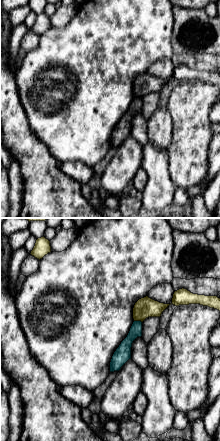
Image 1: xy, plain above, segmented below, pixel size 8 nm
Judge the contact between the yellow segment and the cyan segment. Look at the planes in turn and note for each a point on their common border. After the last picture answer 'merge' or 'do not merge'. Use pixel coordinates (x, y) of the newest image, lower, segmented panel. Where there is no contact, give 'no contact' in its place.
contact (138, 320)

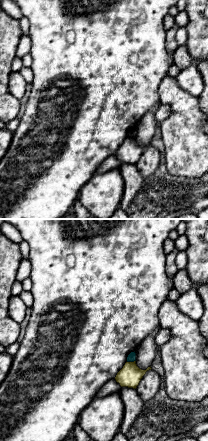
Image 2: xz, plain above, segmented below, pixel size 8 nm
contact (131, 362)

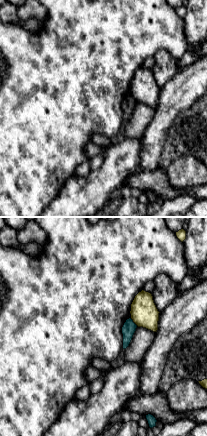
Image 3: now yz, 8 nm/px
contact (134, 322)

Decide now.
do not merge

